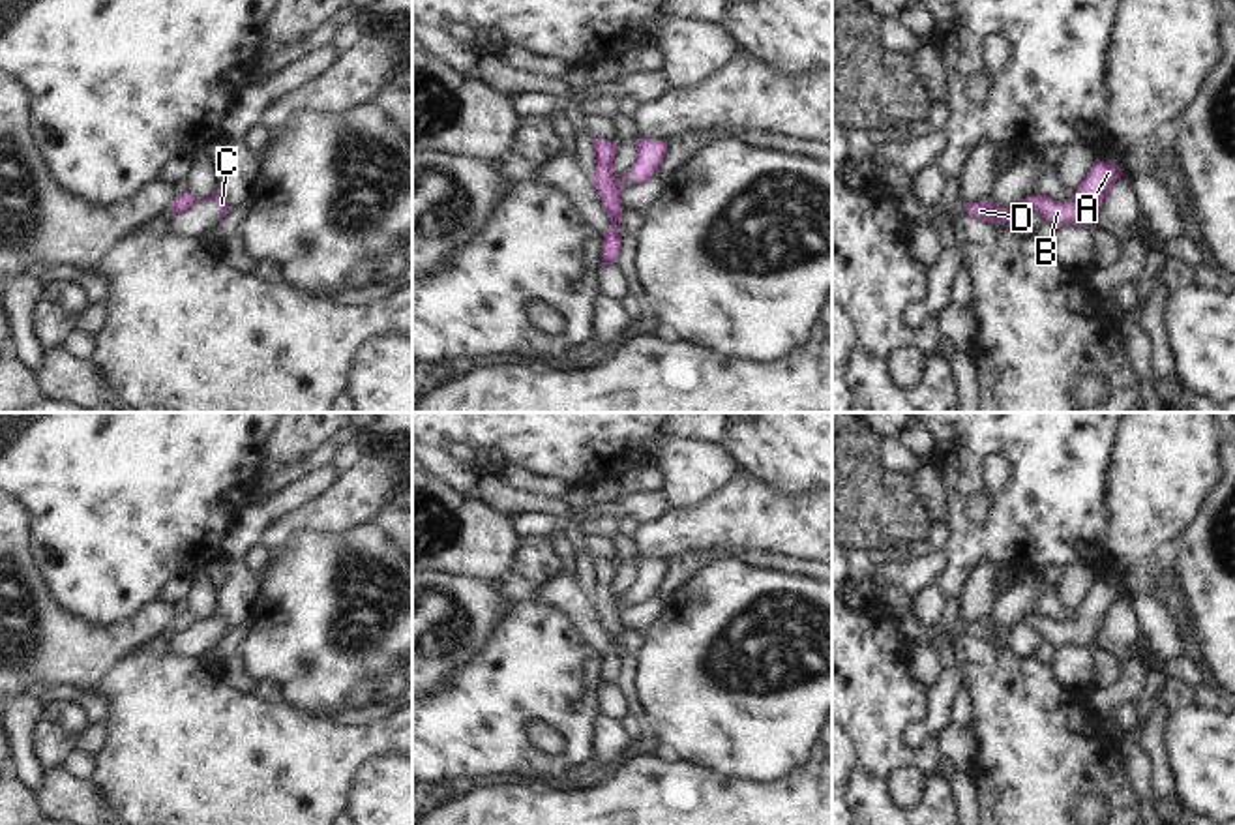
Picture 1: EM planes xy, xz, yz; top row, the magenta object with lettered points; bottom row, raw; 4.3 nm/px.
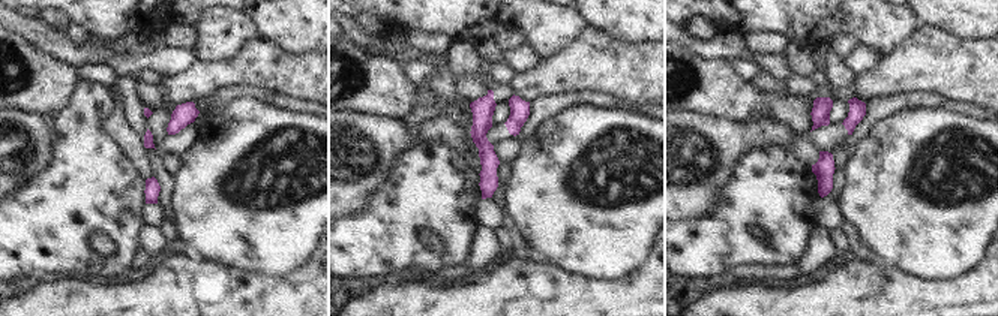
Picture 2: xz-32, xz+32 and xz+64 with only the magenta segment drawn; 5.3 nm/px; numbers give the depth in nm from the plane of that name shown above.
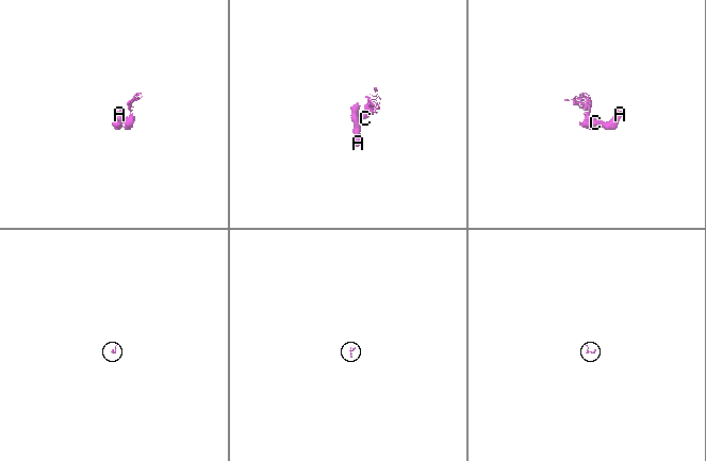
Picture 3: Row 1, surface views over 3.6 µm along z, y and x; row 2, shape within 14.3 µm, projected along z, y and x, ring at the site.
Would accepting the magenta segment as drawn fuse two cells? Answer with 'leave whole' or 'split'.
split

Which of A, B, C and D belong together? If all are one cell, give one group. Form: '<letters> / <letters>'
A B D / C

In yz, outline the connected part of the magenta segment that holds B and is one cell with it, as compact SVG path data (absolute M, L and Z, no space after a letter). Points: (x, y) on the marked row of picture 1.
M1094 159L1070 201L1059 202L1040 193L1019 201L1053 223L1055 229L1063 225L1089 227L1100 212L1098 204L1108 197L1121 174L1117 163Z

